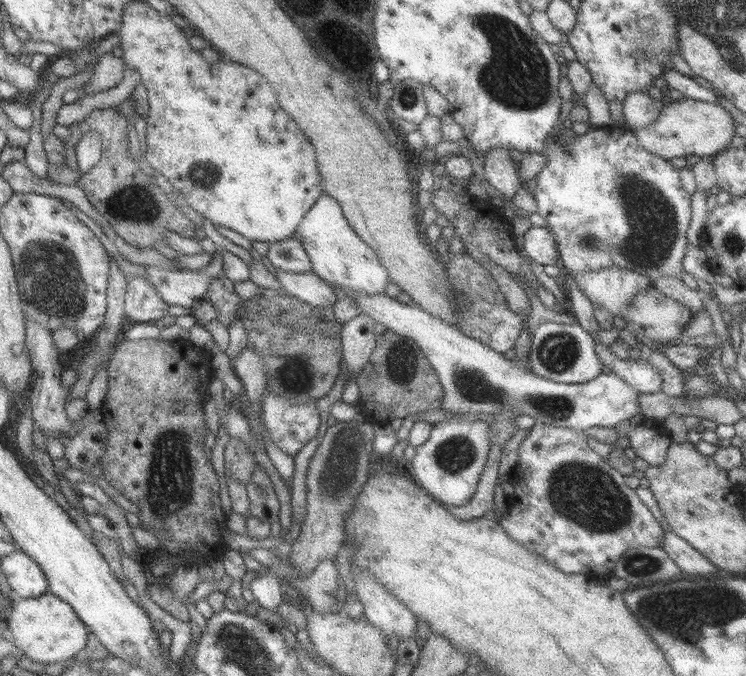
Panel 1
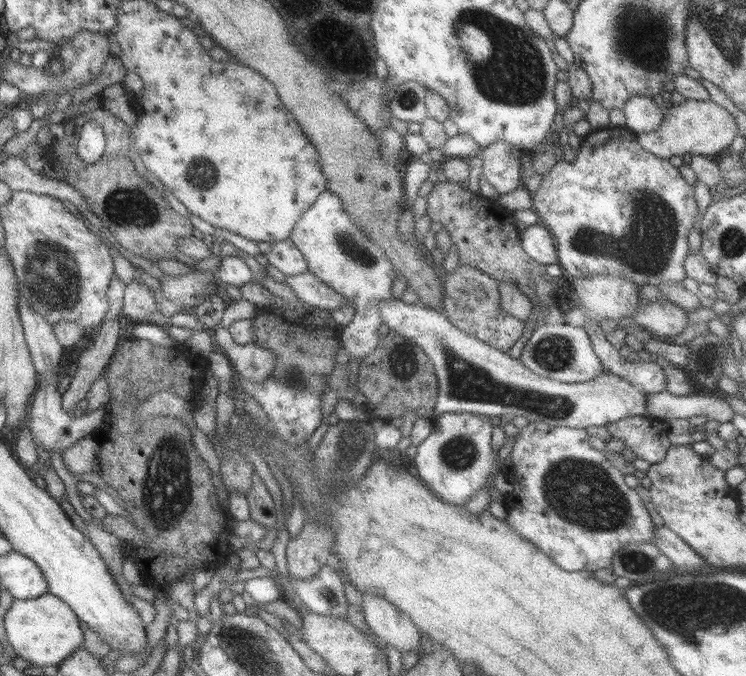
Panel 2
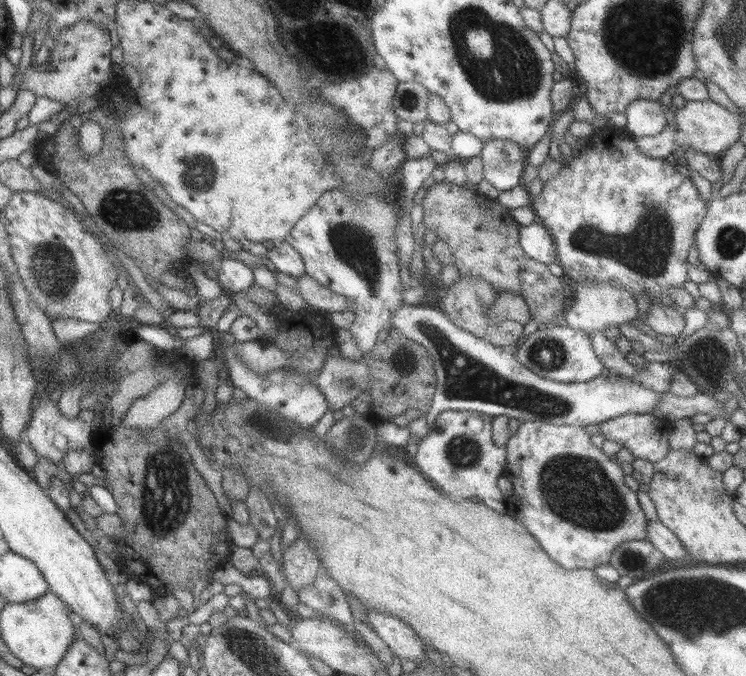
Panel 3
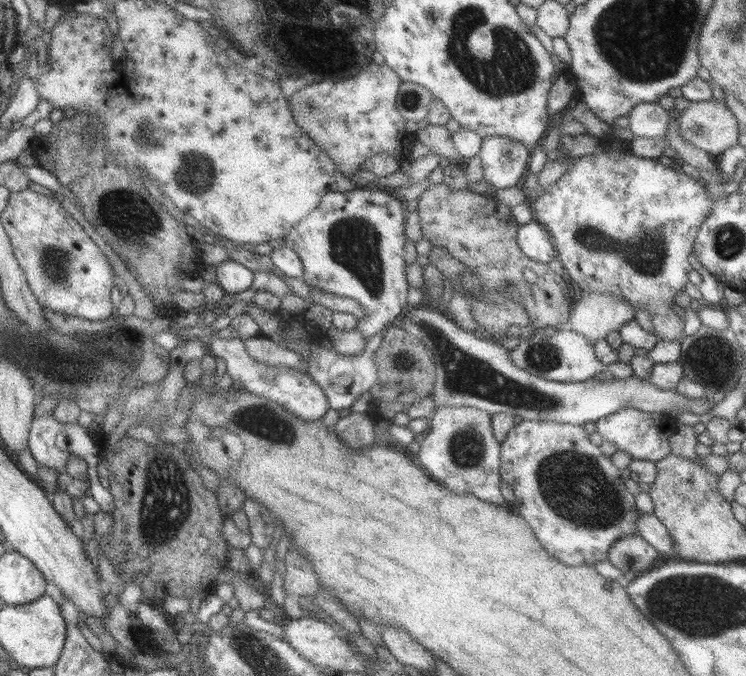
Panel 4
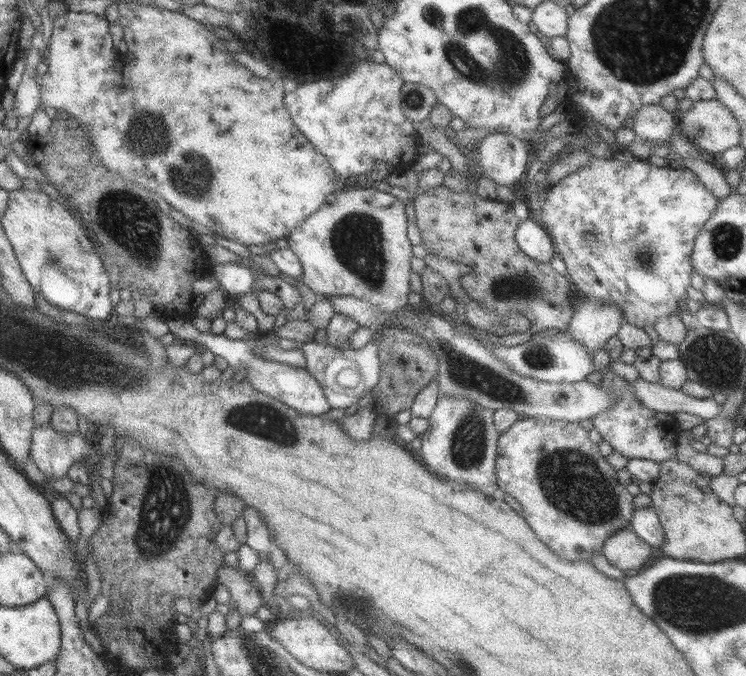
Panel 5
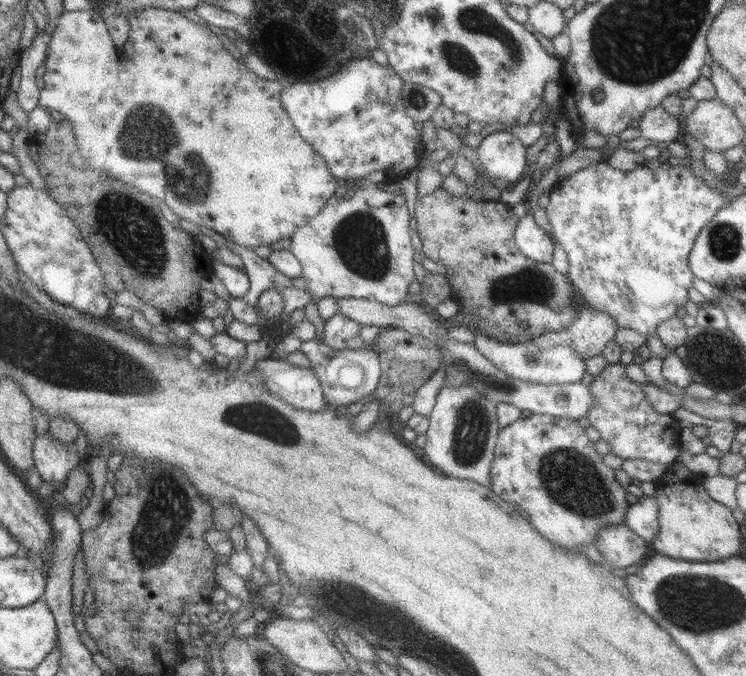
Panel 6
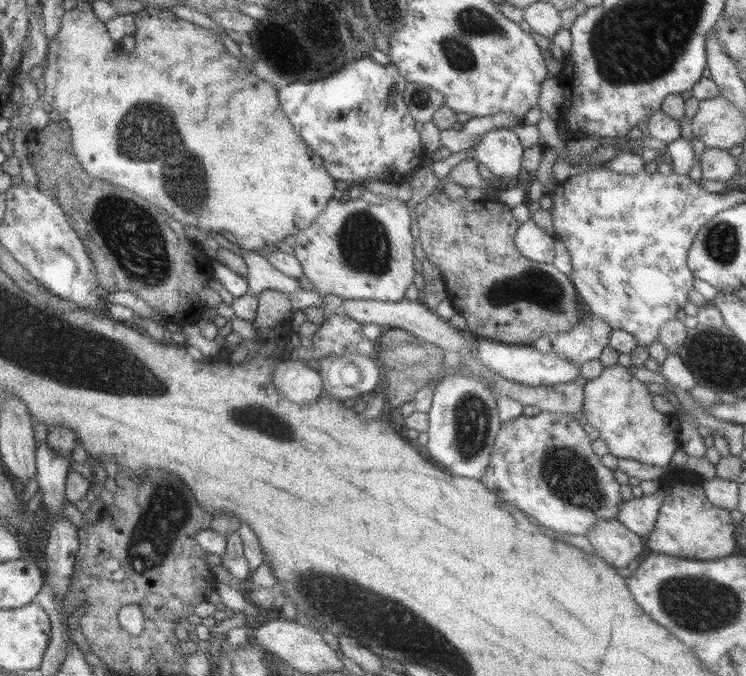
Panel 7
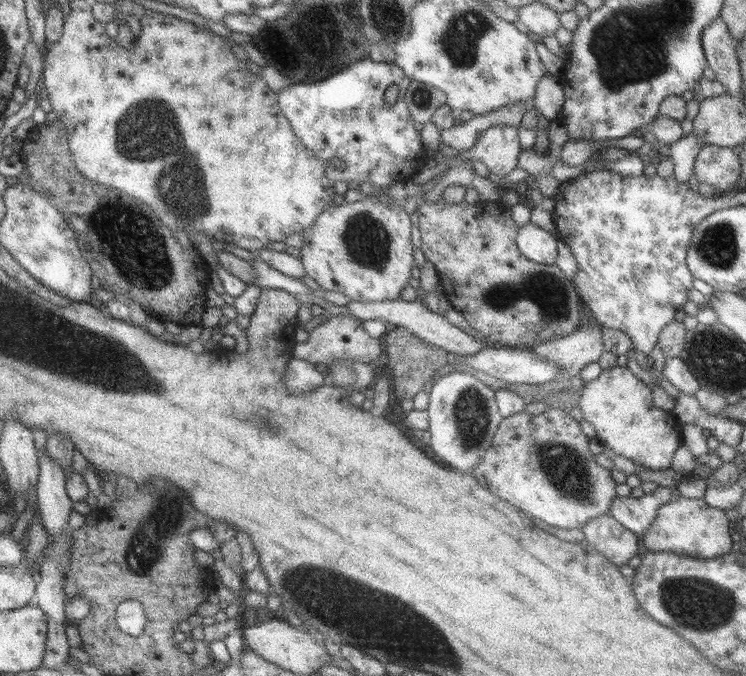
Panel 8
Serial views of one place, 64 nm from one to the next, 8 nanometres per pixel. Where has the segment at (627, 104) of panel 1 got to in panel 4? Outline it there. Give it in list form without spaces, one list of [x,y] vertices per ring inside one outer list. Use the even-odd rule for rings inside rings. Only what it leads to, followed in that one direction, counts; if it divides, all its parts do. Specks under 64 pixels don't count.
[[[639,102],[631,107],[628,125],[633,137],[661,138],[667,132],[668,116],[672,112],[661,108],[657,102]]]

